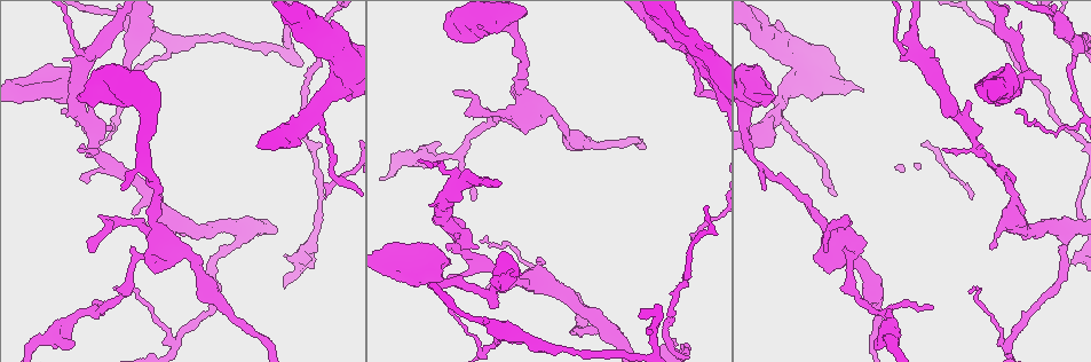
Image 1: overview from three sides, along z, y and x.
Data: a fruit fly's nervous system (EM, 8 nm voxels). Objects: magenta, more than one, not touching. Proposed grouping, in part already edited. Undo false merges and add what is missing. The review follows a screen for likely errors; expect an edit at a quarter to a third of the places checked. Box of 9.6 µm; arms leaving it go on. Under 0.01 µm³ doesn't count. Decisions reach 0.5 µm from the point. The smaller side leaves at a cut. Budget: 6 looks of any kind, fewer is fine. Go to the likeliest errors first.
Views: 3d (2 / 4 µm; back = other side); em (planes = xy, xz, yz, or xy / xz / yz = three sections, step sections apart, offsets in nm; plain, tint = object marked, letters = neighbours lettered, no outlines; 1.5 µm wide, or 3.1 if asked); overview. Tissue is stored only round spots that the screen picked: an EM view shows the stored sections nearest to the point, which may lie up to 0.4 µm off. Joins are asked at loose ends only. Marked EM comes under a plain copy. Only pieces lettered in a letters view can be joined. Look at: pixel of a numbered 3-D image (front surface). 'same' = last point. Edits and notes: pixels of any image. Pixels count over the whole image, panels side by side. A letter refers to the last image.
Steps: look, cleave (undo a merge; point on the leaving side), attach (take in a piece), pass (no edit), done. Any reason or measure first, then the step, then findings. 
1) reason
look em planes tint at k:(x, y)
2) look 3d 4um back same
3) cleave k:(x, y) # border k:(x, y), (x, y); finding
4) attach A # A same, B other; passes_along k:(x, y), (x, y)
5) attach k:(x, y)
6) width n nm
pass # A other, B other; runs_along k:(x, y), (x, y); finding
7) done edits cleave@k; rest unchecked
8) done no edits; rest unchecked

stops while still wide
look em planes letters at 1:(1070, 261)

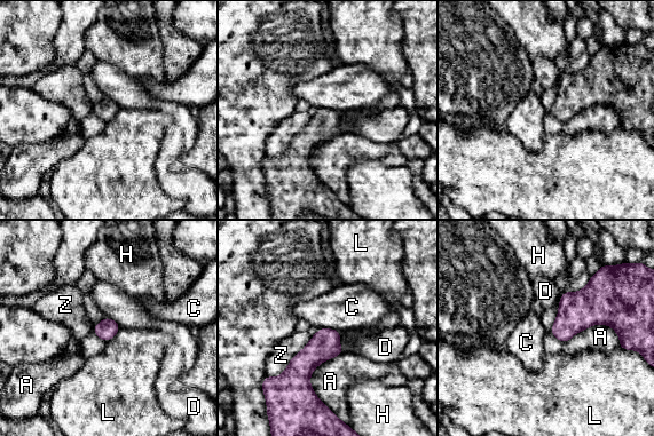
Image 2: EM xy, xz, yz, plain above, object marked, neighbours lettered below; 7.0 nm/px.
pass # A other, C other, D other, H other, L other, Z other; border 2:(318, 327), (337, 329), (340, 332); no lettered piece goes on from it

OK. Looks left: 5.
free end
look em planes letters at 1:(767, 145)

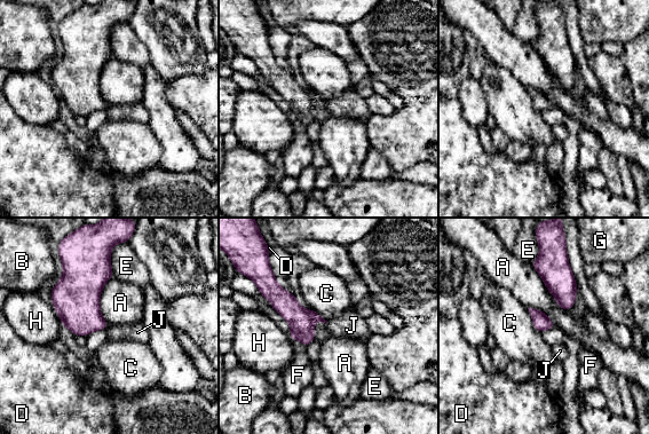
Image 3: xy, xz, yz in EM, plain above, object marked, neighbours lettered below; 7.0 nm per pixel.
pass # A other, B other, C other, D other, E other, F other, G other, H other, J other; runs_along 3:(266, 269), (305, 342); no lettered piece goes on from it

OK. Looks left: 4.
look 3d 4um at 1:(1022, 215)

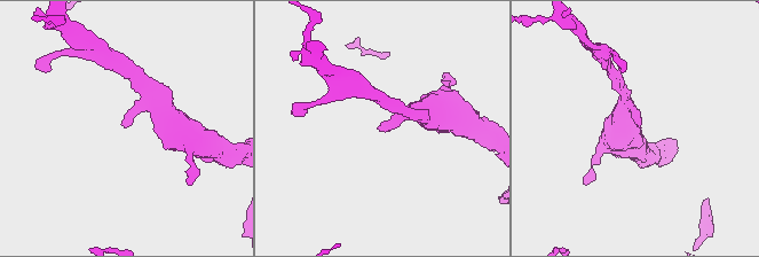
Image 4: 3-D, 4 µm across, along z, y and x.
look em xy step 8 letters at 4:(380, 129)

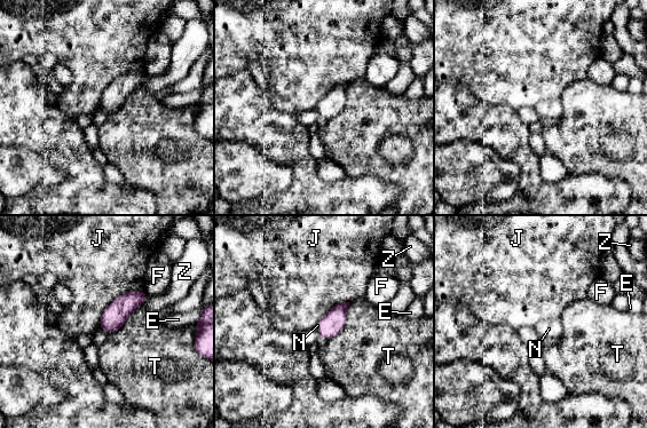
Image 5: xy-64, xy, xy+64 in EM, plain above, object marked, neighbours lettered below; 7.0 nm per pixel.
look em yz step 8 letters same

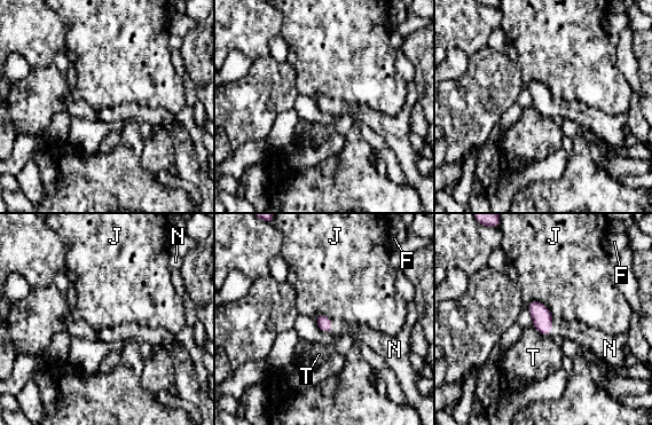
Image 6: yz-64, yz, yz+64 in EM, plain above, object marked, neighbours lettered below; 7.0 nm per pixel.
attach N # F other, J other, N same, T other; passes_along 6:(542, 319), (550, 328), (581, 333); the cell continues

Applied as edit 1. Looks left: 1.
done edits attach@6; rest unchecked

